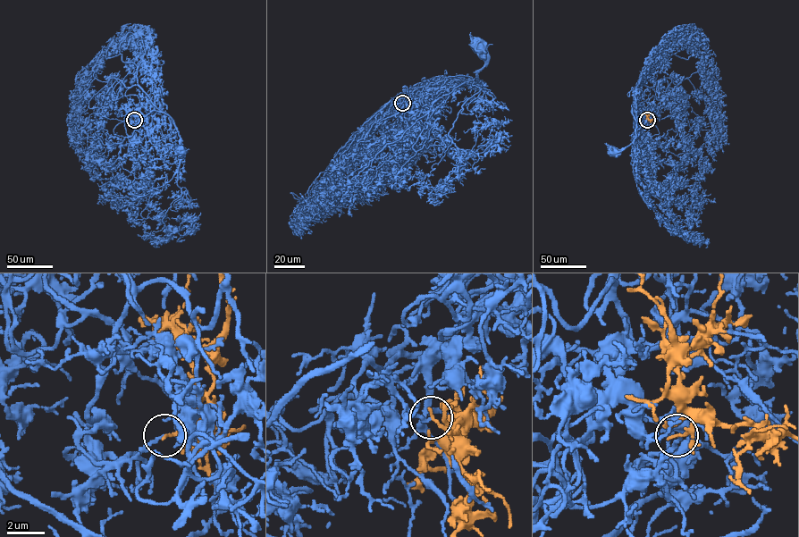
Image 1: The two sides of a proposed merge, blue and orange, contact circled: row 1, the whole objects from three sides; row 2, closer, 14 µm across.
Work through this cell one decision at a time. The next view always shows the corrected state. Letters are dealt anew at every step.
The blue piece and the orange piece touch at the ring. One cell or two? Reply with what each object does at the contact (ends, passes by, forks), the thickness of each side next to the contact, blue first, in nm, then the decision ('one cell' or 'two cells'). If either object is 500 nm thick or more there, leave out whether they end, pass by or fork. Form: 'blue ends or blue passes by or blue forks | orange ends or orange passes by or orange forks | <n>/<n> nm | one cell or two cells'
blue ends | orange ends | 140/170 nm | two cells

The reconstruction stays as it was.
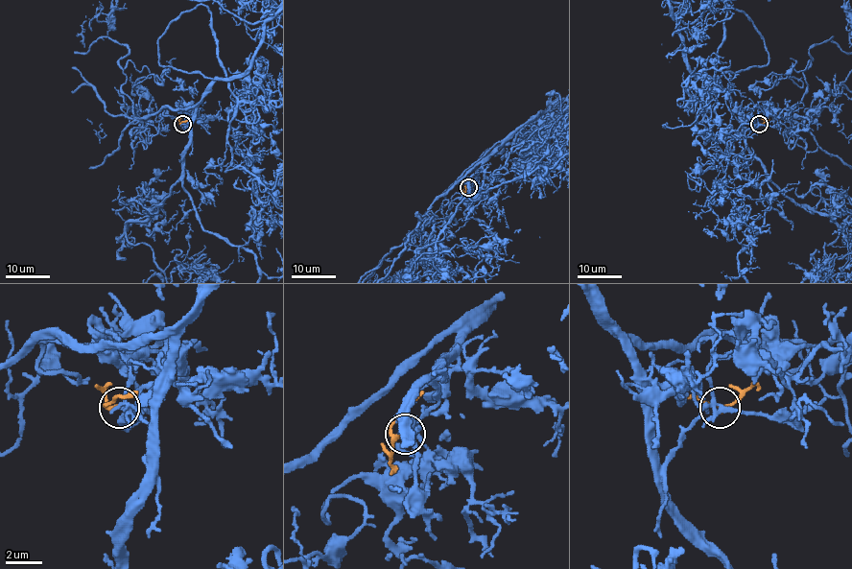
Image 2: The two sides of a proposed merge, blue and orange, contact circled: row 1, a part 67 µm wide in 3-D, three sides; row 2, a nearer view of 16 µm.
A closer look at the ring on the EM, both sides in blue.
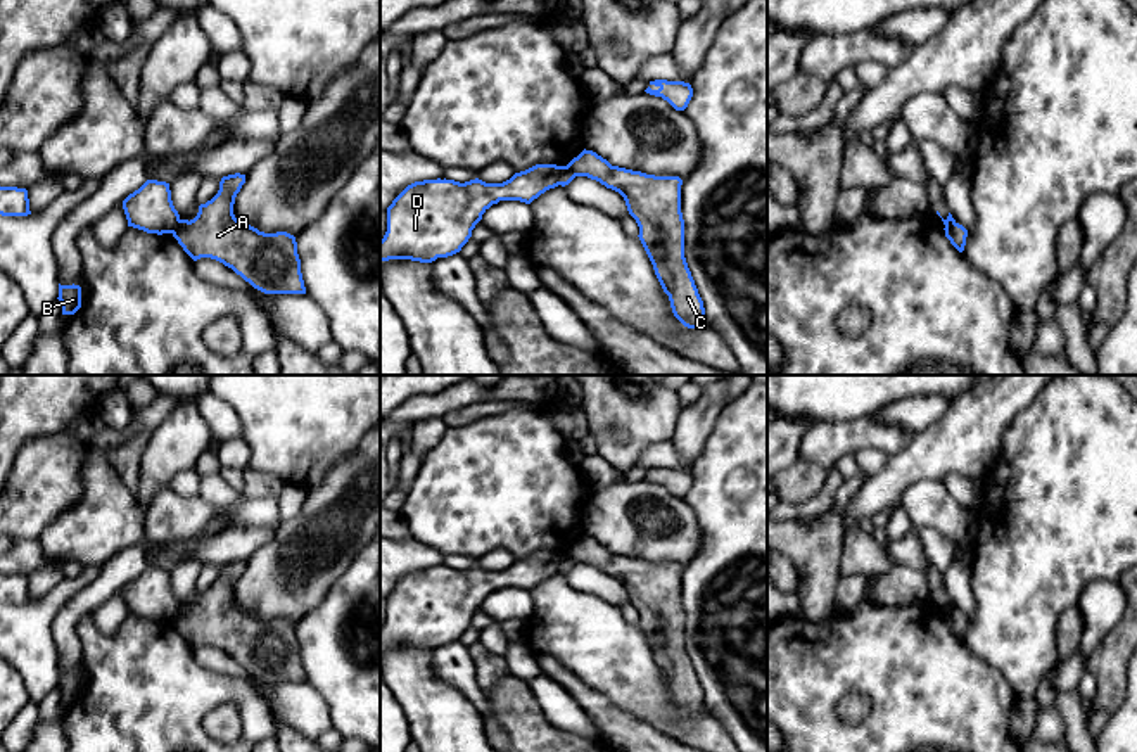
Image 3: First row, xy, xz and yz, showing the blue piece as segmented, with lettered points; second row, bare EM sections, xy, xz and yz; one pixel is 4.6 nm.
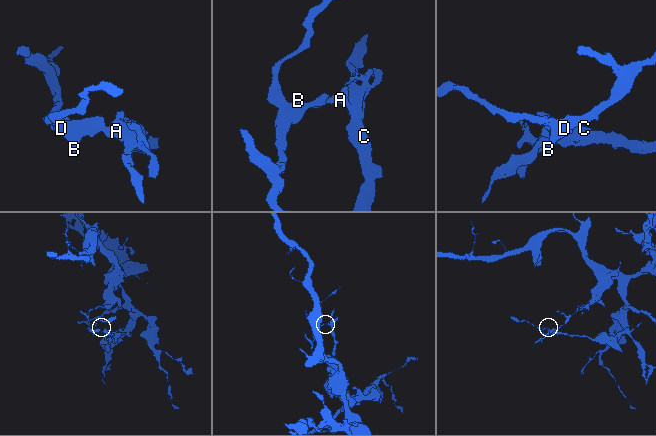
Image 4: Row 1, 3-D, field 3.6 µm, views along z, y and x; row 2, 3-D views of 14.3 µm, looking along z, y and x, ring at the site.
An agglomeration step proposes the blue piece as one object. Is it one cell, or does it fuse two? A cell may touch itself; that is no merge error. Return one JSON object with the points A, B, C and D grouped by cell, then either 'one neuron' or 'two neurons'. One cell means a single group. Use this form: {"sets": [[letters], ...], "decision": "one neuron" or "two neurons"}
{"sets": [["A", "C"], ["B", "D"]], "decision": "two neurons"}

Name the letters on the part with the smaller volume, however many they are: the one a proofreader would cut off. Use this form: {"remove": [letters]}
{"remove": ["A", "C"]}

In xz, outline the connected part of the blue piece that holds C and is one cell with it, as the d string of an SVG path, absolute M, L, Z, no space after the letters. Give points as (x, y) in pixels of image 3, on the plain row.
M586 536L563 553L560 572L575 564L596 567L624 584L674 704L688 716L702 714L705 695L684 645L683 567L612 553Z

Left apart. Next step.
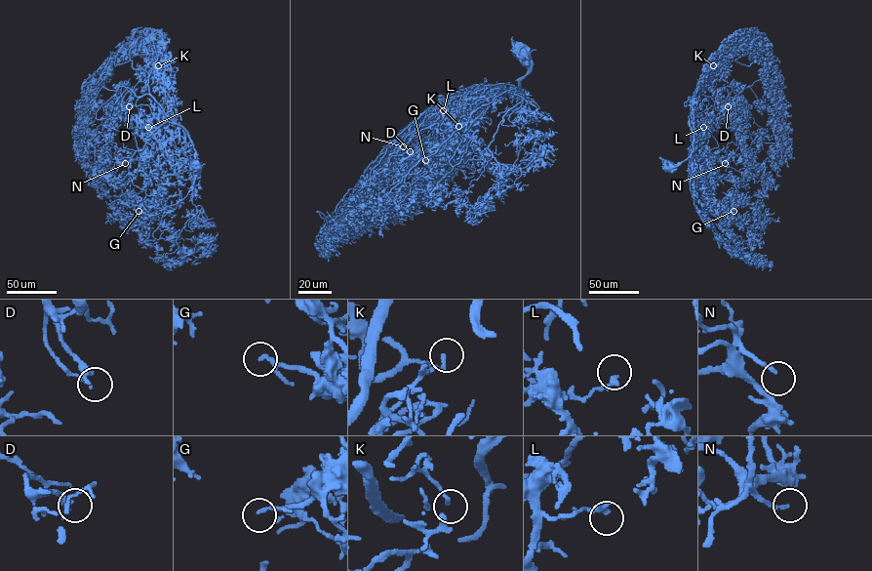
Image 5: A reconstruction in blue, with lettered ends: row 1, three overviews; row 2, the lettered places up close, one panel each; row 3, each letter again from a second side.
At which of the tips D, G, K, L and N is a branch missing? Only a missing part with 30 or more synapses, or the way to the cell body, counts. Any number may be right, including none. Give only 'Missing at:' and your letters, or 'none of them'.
Missing at: K, N

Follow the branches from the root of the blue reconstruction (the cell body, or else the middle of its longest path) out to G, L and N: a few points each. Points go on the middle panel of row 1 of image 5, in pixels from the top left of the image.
G: (520, 52), (519, 59), (527, 68), (520, 81), (524, 92), (515, 88), (480, 105), (425, 160)
L: (520, 52), (527, 73), (516, 90), (501, 87), (474, 96), (459, 95), (444, 102), (438, 109), (443, 110)
N: (520, 52), (527, 73), (516, 90), (501, 87), (435, 102), (402, 137), (403, 146)

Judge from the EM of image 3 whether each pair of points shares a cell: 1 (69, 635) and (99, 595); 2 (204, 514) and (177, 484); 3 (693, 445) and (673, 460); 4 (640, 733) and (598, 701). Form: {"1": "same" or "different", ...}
{"1": "same", "2": "different", "3": "different", "4": "same"}

